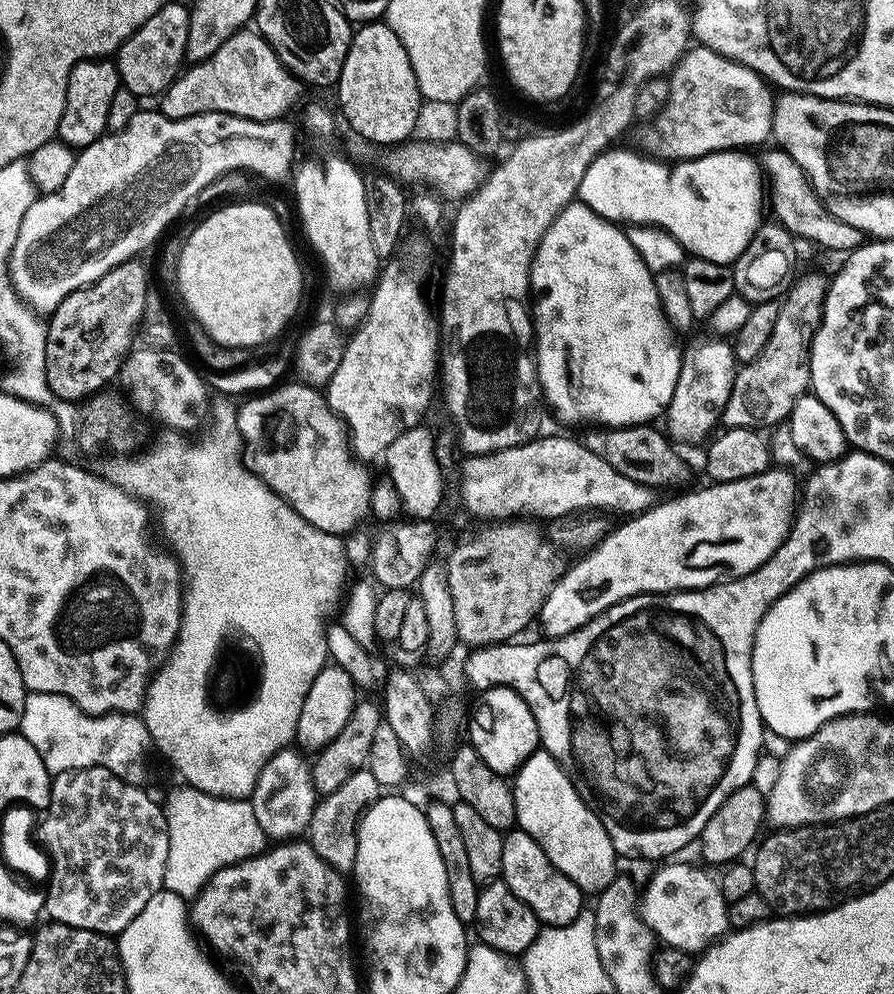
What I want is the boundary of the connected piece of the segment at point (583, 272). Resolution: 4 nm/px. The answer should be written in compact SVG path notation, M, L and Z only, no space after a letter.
M582 202L567 204L558 214L558 218L554 218L550 230L546 230L546 234L534 254L530 292L534 297L534 307L531 309L530 316L534 324L536 320L536 344L534 340L536 373L540 375L540 386L547 407L551 411L552 408L556 411L558 419L565 420L568 424L627 428L634 424L648 424L655 421L652 420L655 416L663 417L665 415L670 398L674 394L674 386L678 382L682 344L676 341L677 333L668 323L666 314L662 310L655 275L648 269L646 262L642 262L638 250L634 250L634 246L630 246L627 231L619 223L603 220L598 213L590 210L590 206L586 206Z

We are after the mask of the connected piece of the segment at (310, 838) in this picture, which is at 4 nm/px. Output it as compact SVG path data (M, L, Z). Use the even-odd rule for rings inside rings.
M366 766L360 767L346 778L333 793L325 795L319 801L312 815L312 825L306 833L307 843L326 863L331 864L341 874L351 873L356 861L356 850L353 847L354 833L359 825L360 817L368 811L369 806L382 795L382 787L378 779Z

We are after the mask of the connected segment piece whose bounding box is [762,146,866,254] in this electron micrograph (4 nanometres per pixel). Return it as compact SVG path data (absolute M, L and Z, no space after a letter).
M775 146L769 148L769 152L762 156L762 166L766 171L767 181L770 183L770 206L771 209L773 206L776 210L775 219L787 232L799 239L801 236L802 239L809 240L820 248L829 248L830 251L841 252L841 254L850 253L865 243L866 234L862 230L830 214L827 206L820 201L820 195L813 190L812 183L809 182L802 166L798 166L798 162L790 158L790 154L786 154L781 148Z

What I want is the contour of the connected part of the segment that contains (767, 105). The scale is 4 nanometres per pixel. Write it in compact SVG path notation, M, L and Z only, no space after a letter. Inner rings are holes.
M714 50L696 51L696 56L700 56L700 68L708 68L708 80L688 72L688 68L696 68L696 60L688 64L683 56L676 63L670 73L668 101L656 116L655 155L668 162L679 162L712 152L748 150L752 143L767 141L772 134L774 92L764 77ZM704 56L712 56L712 60L704 64Z

